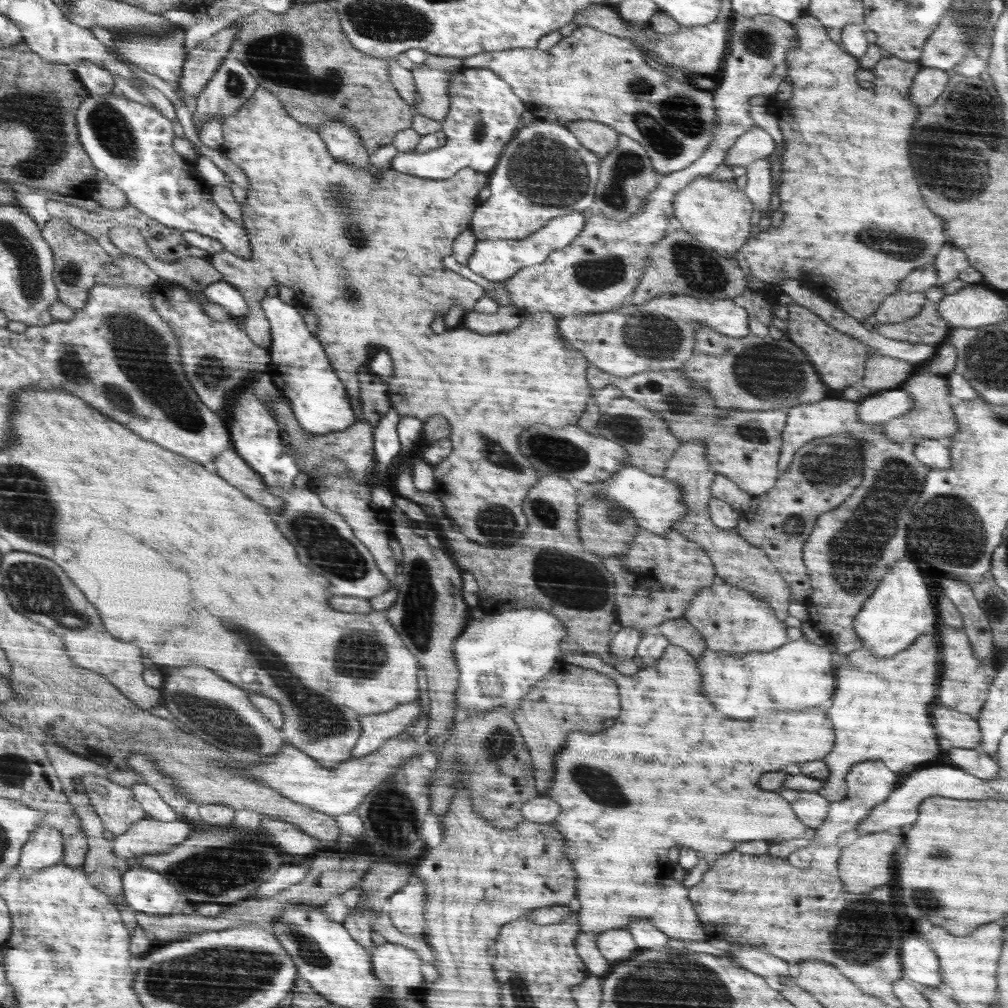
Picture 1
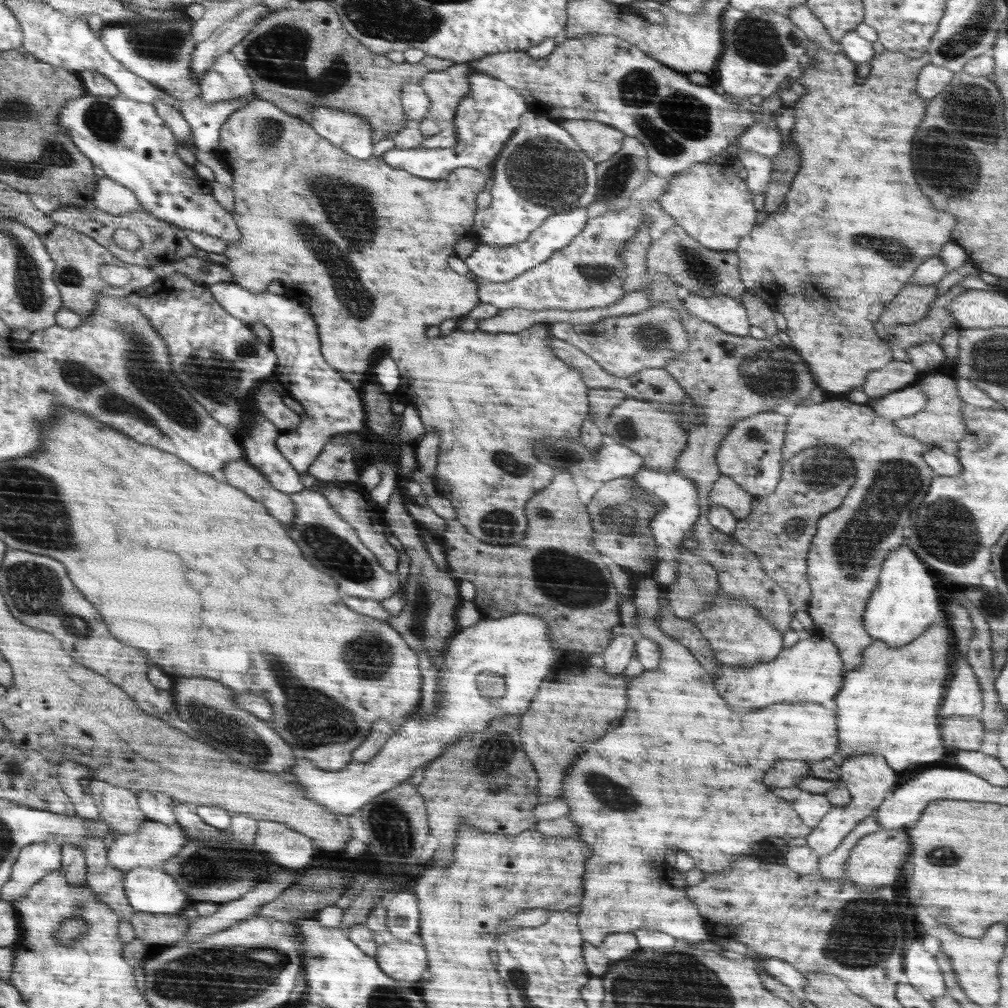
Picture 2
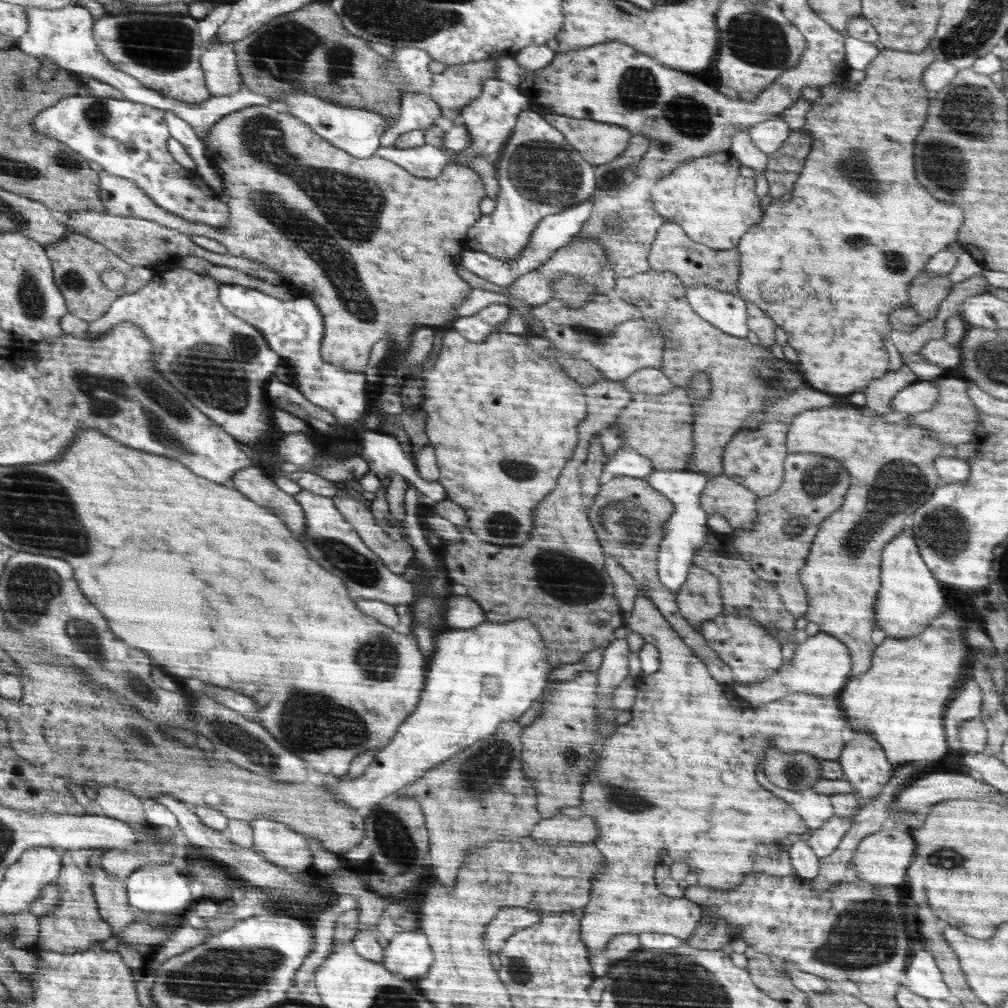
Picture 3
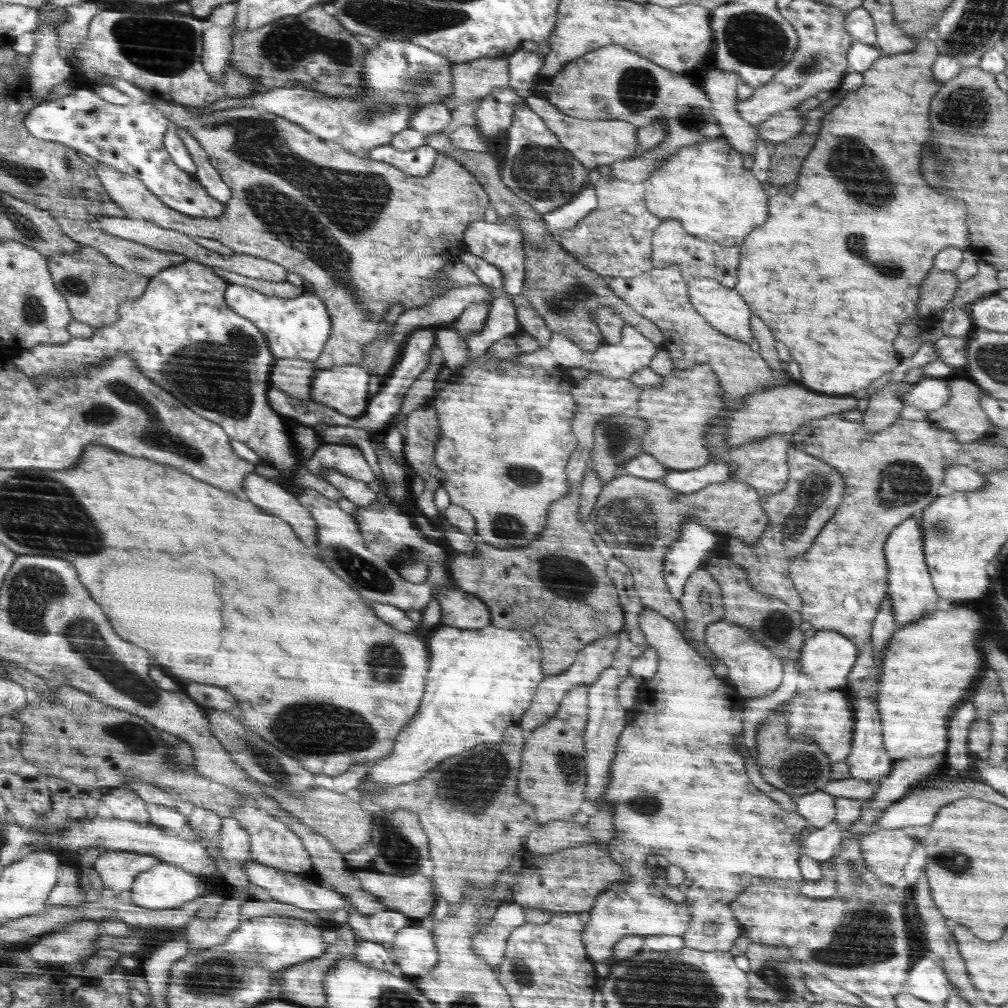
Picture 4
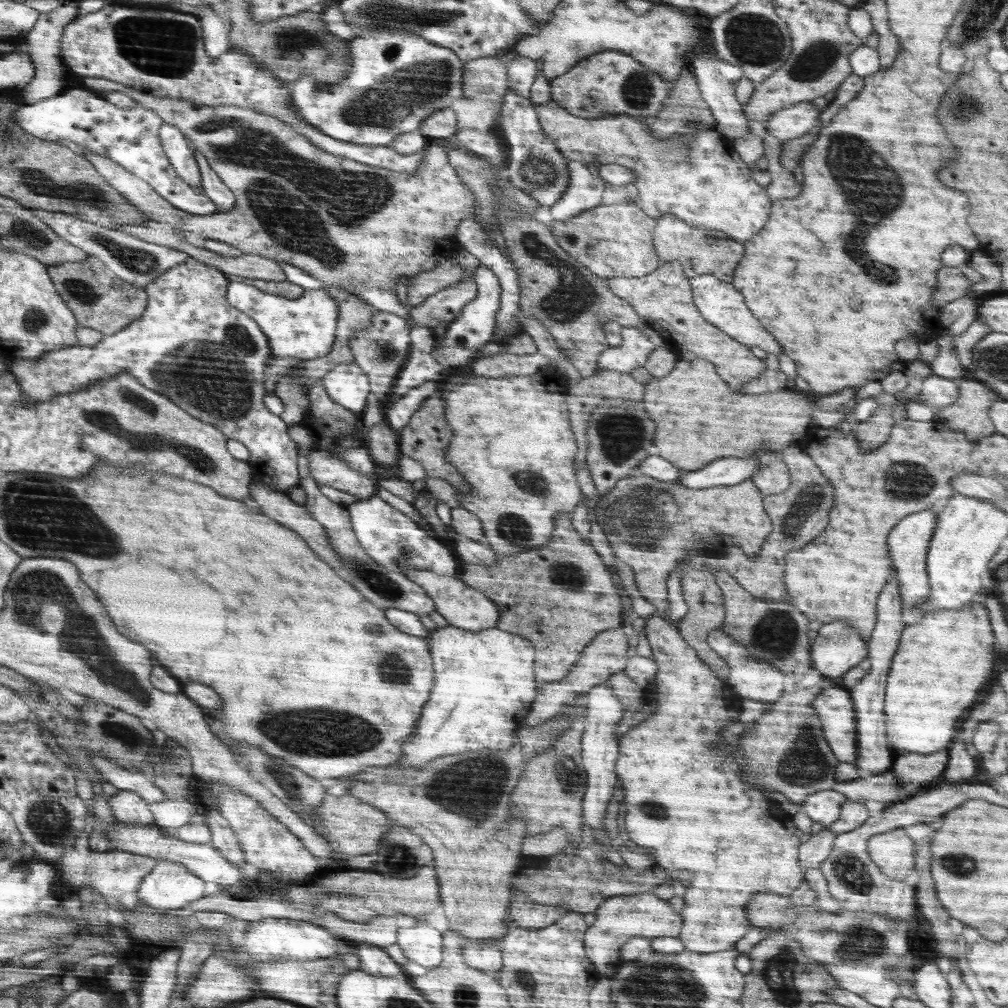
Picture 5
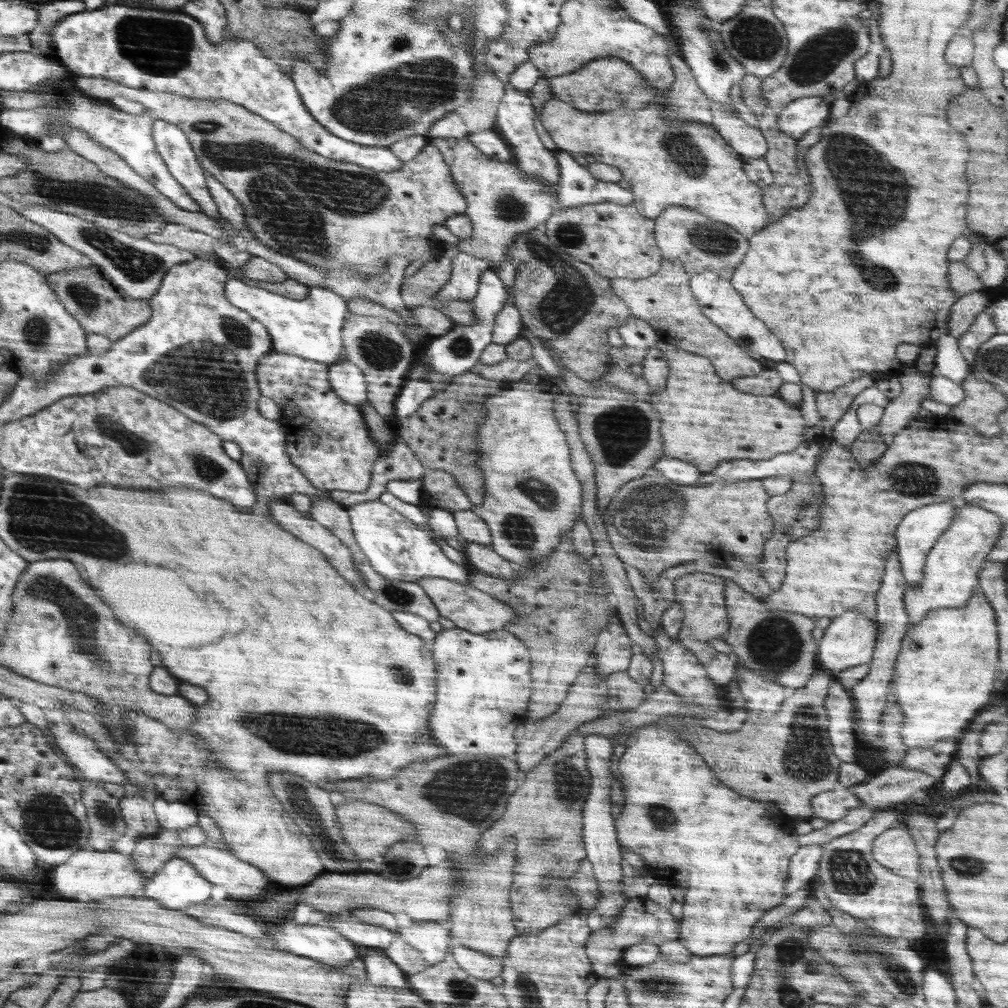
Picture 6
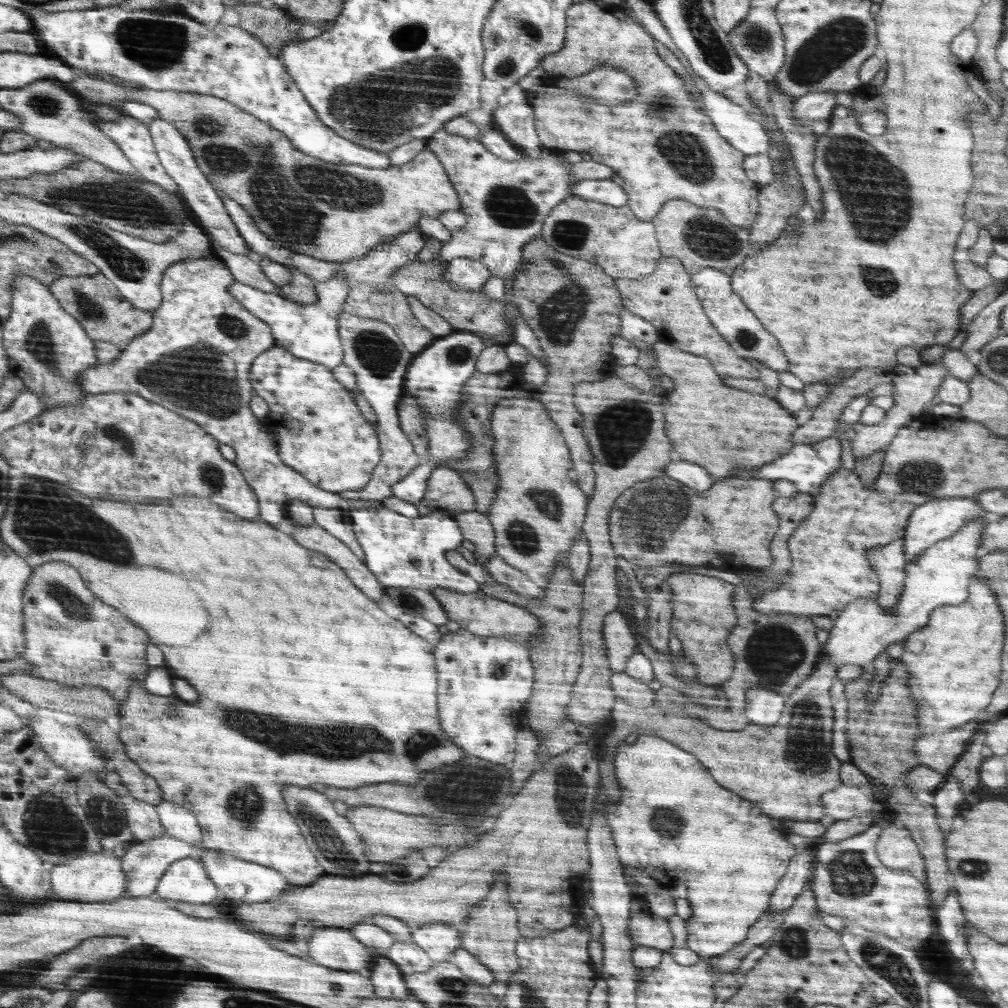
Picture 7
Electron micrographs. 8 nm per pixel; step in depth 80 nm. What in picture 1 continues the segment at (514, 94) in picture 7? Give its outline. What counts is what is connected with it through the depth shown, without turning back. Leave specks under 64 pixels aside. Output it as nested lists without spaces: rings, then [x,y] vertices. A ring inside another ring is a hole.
[[[535,119],[519,130],[515,140],[504,150],[499,164],[490,172],[487,187],[491,196],[479,203],[471,218],[471,227],[478,241],[522,240],[543,229],[553,218],[571,212],[583,212],[594,203],[595,188],[598,186],[599,173],[602,172],[601,159],[587,150],[564,125]]]

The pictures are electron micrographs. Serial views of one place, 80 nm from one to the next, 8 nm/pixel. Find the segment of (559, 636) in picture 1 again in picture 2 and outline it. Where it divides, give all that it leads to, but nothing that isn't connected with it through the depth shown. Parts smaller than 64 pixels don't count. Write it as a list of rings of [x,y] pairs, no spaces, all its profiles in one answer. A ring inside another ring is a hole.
[[[516,613],[507,615],[504,618],[483,618],[478,624],[470,626],[465,630],[456,634],[456,637],[449,638],[447,652],[443,654],[443,662],[436,669],[436,701],[434,715],[424,715],[422,711],[417,711],[412,718],[400,726],[383,745],[382,748],[366,762],[356,762],[355,760],[348,763],[345,769],[340,772],[324,772],[313,765],[307,758],[298,759],[289,773],[285,773],[288,781],[295,782],[297,786],[303,788],[303,796],[308,800],[321,804],[324,808],[337,812],[338,814],[351,814],[358,809],[362,809],[371,798],[378,797],[387,790],[392,790],[401,782],[412,778],[416,770],[422,764],[432,762],[438,758],[444,749],[453,742],[459,741],[466,733],[479,733],[483,731],[489,722],[495,720],[496,717],[506,715],[520,716],[526,713],[530,708],[530,700],[534,698],[534,694],[538,692],[538,686],[542,684],[548,676],[555,670],[559,664],[559,658],[552,644],[550,630],[546,621],[538,615]],[[480,674],[492,674],[494,678],[502,678],[502,682],[506,684],[502,690],[502,696],[484,696],[480,694],[480,686],[478,686],[478,676]],[[416,716],[420,716],[418,723],[414,721]]]

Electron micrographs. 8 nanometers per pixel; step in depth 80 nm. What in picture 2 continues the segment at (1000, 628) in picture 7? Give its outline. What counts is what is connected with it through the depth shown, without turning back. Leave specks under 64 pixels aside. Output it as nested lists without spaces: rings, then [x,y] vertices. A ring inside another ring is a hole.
[[[944,617],[938,618],[934,625],[928,627],[924,634],[900,648],[886,646],[885,642],[874,641],[863,650],[863,666],[844,673],[842,688],[836,694],[836,724],[838,724],[838,750],[833,758],[838,765],[857,754],[881,754],[888,766],[896,773],[904,771],[908,766],[936,762],[944,756],[940,730],[938,730],[938,708],[946,690],[946,682],[950,676],[953,661],[955,635],[950,623]]]

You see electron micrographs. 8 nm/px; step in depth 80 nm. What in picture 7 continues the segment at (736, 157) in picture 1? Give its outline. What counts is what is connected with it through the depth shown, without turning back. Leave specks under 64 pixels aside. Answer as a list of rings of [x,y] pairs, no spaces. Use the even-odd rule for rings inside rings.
[[[811,92],[798,97],[793,104],[793,120],[809,126],[816,120],[831,116],[836,105],[836,92]]]

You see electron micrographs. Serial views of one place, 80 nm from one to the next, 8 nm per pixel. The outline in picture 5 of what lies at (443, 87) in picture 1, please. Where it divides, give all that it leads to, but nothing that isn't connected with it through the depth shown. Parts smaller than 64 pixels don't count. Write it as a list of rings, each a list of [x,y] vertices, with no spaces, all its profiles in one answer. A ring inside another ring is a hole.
[[[484,57],[468,61],[465,67],[463,96],[472,98],[482,92],[498,88],[500,94],[508,91],[507,66],[496,57]]]

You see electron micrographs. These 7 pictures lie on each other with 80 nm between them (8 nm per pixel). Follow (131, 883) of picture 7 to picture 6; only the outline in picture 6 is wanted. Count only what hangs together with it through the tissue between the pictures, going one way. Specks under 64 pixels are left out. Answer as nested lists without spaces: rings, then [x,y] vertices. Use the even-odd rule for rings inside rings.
[[[197,824],[180,832],[162,828],[156,836],[136,841],[130,856],[143,874],[144,886],[168,859],[178,856],[180,848],[204,843],[207,843],[207,835]]]

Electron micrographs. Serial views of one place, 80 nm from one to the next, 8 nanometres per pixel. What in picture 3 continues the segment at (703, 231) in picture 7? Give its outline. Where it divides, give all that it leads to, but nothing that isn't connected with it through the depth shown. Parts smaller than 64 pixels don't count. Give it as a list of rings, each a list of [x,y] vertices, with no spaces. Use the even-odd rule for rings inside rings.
[[[674,221],[662,225],[651,242],[651,249],[647,258],[650,269],[668,270],[679,275],[684,281],[684,286],[698,287],[708,285],[715,290],[738,295],[740,276],[740,253],[734,247],[728,250],[716,250],[714,247],[704,246],[696,242],[686,231]]]

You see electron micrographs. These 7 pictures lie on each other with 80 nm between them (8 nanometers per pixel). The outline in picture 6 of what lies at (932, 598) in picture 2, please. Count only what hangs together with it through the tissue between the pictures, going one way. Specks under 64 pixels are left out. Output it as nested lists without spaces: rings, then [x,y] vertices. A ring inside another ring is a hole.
[[[938,502],[929,506],[922,506],[917,510],[912,510],[898,524],[895,532],[895,548],[898,549],[898,559],[900,559],[900,568],[904,575],[905,585],[917,586],[923,579],[923,568],[926,555],[934,546],[936,539],[952,524],[952,518],[956,516],[955,502]]]

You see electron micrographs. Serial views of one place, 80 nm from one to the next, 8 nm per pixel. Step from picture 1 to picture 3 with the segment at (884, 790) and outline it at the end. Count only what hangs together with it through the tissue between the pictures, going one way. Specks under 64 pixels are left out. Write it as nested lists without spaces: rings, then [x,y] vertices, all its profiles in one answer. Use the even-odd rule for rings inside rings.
[[[858,732],[852,742],[848,742],[841,750],[842,754],[837,758],[840,766],[844,768],[844,779],[853,786],[855,795],[857,796],[858,811],[861,806],[867,802],[871,802],[875,796],[879,796],[884,790],[886,783],[892,778],[893,766],[887,761],[884,750],[880,748],[878,742],[874,742],[868,734]],[[832,815],[824,821],[824,824],[820,825],[820,828],[809,832],[810,838],[807,843],[819,859],[836,850],[836,847],[842,842],[843,836],[848,832],[854,817],[854,815],[851,817]]]

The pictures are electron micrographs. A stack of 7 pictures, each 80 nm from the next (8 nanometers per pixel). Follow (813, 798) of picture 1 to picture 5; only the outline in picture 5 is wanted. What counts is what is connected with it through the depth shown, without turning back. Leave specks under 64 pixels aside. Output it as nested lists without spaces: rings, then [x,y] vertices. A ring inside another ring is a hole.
[[[820,791],[811,794],[801,806],[801,811],[811,818],[814,822],[819,822],[826,827],[830,823],[838,820],[840,816],[840,805],[848,801],[847,798],[839,792]]]

